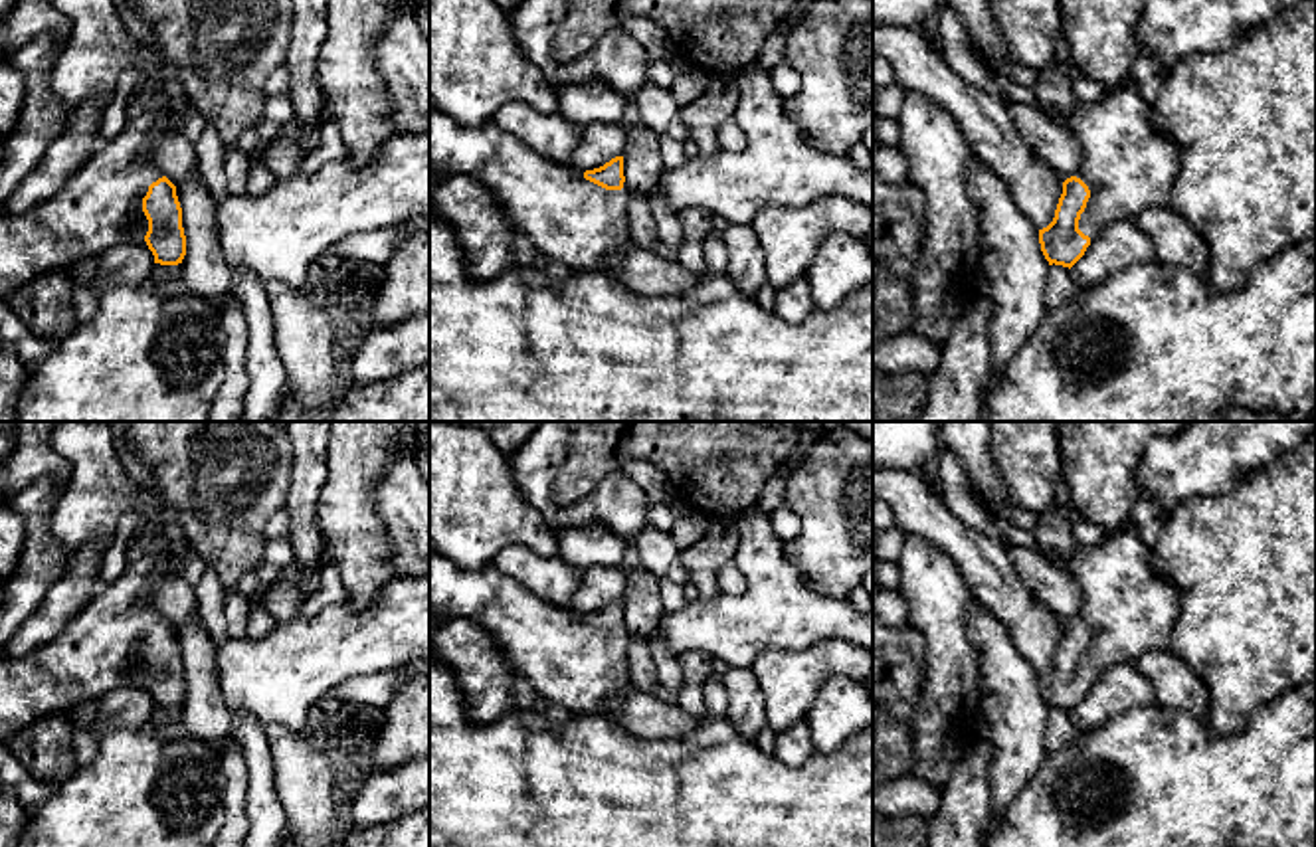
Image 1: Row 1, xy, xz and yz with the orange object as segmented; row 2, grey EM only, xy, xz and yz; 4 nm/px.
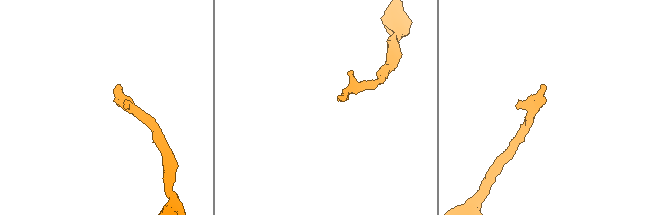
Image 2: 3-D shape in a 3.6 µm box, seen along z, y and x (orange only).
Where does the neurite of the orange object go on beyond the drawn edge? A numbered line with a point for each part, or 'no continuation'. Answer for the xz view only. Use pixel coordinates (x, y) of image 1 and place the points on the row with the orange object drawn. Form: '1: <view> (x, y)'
1: xz (568, 218)

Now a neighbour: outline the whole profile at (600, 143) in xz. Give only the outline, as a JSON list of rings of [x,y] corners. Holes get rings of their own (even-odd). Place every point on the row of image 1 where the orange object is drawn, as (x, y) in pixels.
[[[596,123],[582,129],[582,139],[568,164],[576,170],[594,170],[604,166],[625,148],[625,127]]]

